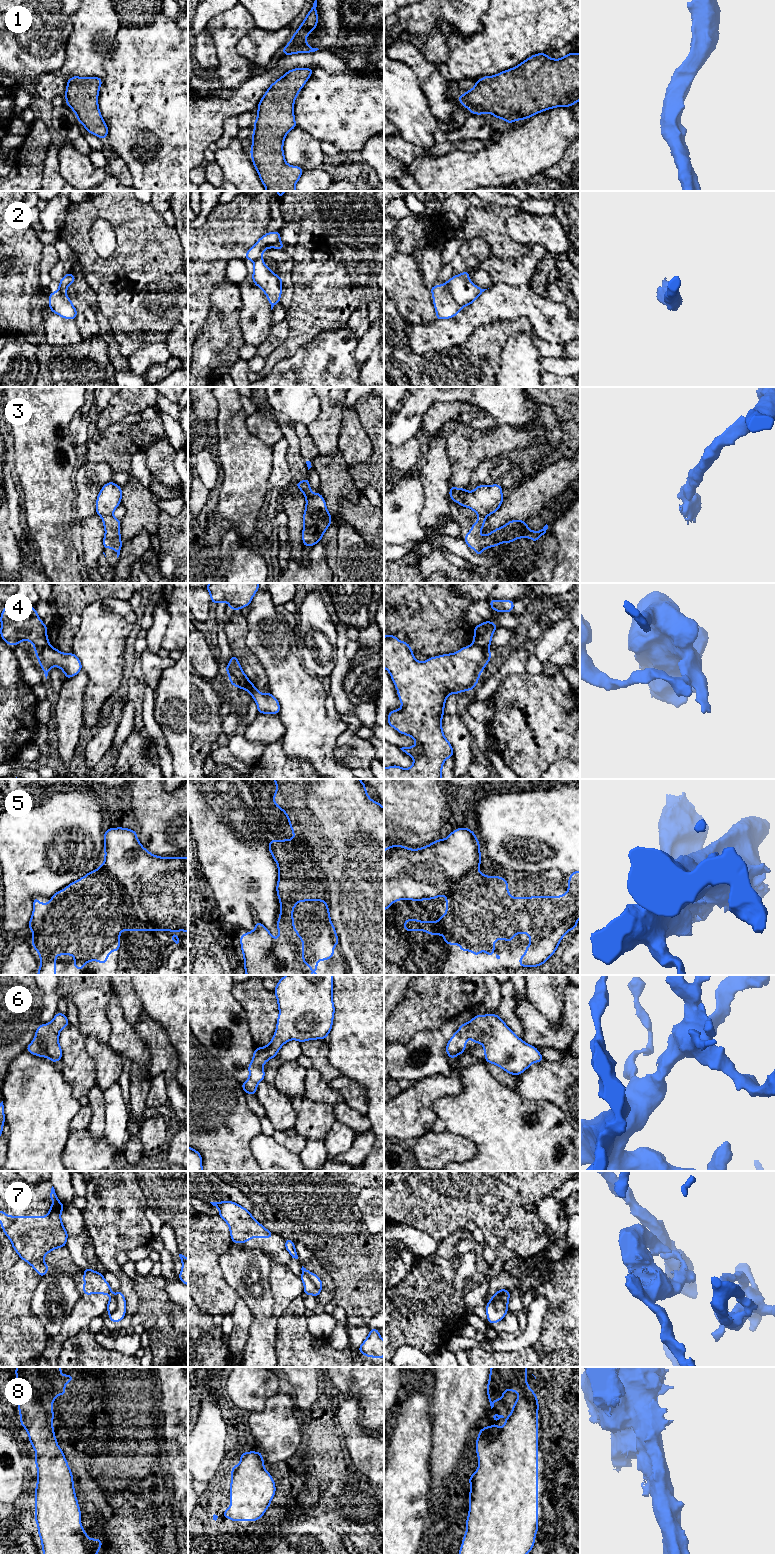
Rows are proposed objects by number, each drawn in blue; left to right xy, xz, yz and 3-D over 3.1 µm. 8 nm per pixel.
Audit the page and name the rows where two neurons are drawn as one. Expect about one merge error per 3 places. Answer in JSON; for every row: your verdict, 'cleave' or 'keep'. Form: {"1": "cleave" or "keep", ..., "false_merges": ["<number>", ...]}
{"1": "keep", "2": "cleave", "3": "cleave", "4": "cleave", "5": "cleave", "6": "keep", "7": "cleave", "8": "keep", "false_merges": ["2", "3", "4", "5", "7"]}

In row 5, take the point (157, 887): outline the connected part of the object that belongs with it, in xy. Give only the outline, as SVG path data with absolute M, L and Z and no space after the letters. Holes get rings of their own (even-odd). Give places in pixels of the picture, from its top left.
M109 828L104 832L104 866L108 874L115 879L128 897L128 910L132 912L132 926L125 931L186 931L188 933L188 857L159 857L146 850L137 839L137 832L128 828Z

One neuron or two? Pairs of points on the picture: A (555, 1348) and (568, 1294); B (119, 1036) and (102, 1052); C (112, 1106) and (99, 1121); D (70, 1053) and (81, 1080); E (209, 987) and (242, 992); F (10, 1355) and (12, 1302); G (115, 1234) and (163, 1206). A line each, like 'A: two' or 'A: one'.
A: one
B: two
C: two
D: one
E: two
F: one
G: two

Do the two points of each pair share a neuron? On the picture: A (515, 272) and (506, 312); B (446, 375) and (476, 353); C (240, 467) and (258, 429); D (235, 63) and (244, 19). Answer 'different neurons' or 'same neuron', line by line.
A: different neurons
B: same neuron
C: different neurons
D: same neuron

